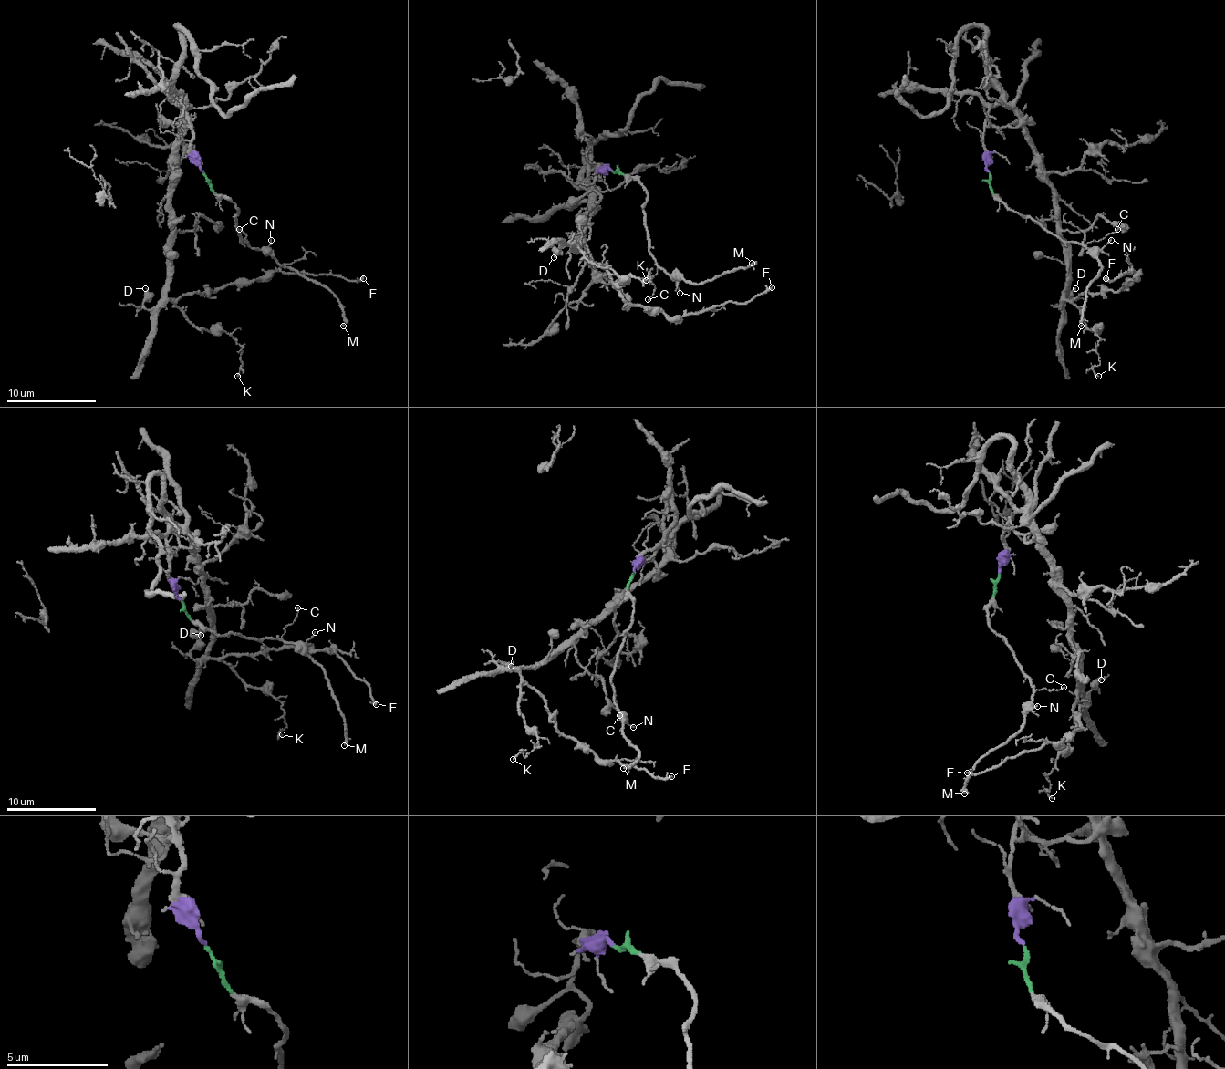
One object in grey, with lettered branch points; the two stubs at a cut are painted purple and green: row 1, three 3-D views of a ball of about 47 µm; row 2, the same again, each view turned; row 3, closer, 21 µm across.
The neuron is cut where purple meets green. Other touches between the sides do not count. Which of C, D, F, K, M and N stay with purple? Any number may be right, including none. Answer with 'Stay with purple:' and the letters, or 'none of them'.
Stay with purple: D, F, K

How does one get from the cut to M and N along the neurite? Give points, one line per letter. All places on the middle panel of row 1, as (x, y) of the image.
M: (611, 171), (634, 177), (645, 191), (649, 255), (668, 273), (708, 282), (752, 262)
N: (611, 171), (620, 171), (628, 177), (634, 177), (645, 191), (643, 211), (649, 255), (677, 282), (679, 293)

